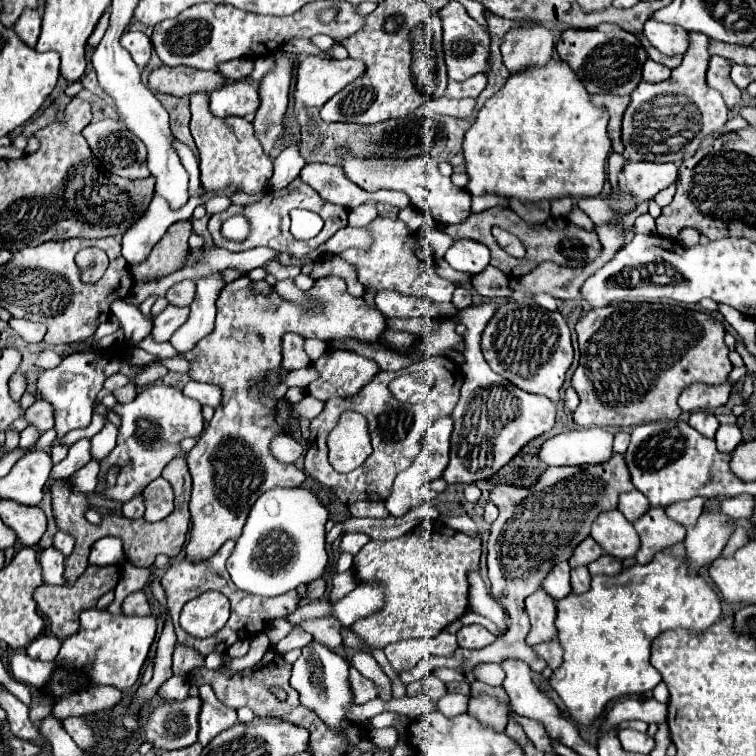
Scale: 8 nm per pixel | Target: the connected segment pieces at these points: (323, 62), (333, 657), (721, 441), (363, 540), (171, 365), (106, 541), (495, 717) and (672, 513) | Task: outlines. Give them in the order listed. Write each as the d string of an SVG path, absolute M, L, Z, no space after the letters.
M306 56L298 64L294 98L306 106L322 108L334 94L338 94L360 74L364 74L364 62L360 60L328 60L320 56Z
M312 640L308 646L304 646L302 656L294 662L292 678L290 678L290 686L294 690L298 690L302 706L316 712L330 728L334 728L340 734L344 734L342 724L348 722L348 710L354 704L348 670L350 670L350 664L344 656L340 656L334 650L330 650L328 646Z
M722 424L718 428L714 440L716 440L716 446L720 452L732 452L742 442L742 434L736 424Z
M346 534L346 536L342 538L340 548L342 548L344 552L356 554L356 552L360 552L360 548L362 548L364 544L368 544L368 542L370 542L370 536L366 536L366 534Z
M184 356L166 358L166 360L160 360L160 364L164 364L172 372L188 372L188 360Z
M114 536L100 538L90 552L90 564L94 566L110 566L110 564L122 564L126 562L122 542Z
M488 694L470 696L468 714L476 716L482 724L492 726L498 732L502 732L508 724L508 706L506 706L506 702L498 702L494 696L488 696Z
M696 496L696 498L690 498L690 500L682 500L682 502L676 502L676 504L670 504L666 506L666 514L676 520L678 524L682 526L692 526L698 522L702 510L704 510L704 498Z

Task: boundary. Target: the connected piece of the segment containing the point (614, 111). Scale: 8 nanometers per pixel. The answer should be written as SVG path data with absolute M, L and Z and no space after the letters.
M596 94L592 96L592 102L606 108L610 114L610 140L612 140L612 152L624 152L624 144L620 140L620 120L624 116L624 108L628 108L630 96L612 96L612 94Z

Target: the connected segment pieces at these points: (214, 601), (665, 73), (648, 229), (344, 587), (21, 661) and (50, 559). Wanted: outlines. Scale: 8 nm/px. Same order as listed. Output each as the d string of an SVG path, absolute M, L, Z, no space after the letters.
M206 592L184 606L180 624L194 638L208 638L228 622L228 616L228 598L218 592Z
M646 60L646 64L644 64L644 70L642 70L642 76L644 76L644 80L646 82L662 82L662 80L666 80L668 76L670 76L670 68L666 68L666 66L662 66L662 64L656 64L654 60Z
M644 214L636 220L636 232L638 234L656 234L656 226L654 226L654 218L650 214Z
M350 568L350 570L346 570L346 572L336 574L336 576L334 576L334 580L332 580L332 584L334 584L334 588L338 588L338 592L332 592L332 594L330 594L330 600L332 600L332 602L342 600L342 598L344 598L344 594L352 592L352 588L356 588L356 586L358 586L358 584L356 584L356 580L352 580L352 568Z
M16 652L10 660L10 670L18 682L32 684L36 688L42 688L50 676L54 674L56 664L54 662L42 662L42 660L32 660L26 652Z
M46 548L40 556L40 564L42 564L42 574L44 574L46 584L54 584L54 586L66 584L66 580L64 580L64 556L60 550Z

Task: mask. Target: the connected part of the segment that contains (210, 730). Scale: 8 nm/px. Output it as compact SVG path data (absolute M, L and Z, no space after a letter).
M208 684L200 686L200 700L202 700L202 708L198 716L198 724L200 724L198 742L206 746L216 734L236 724L236 710L224 706Z

